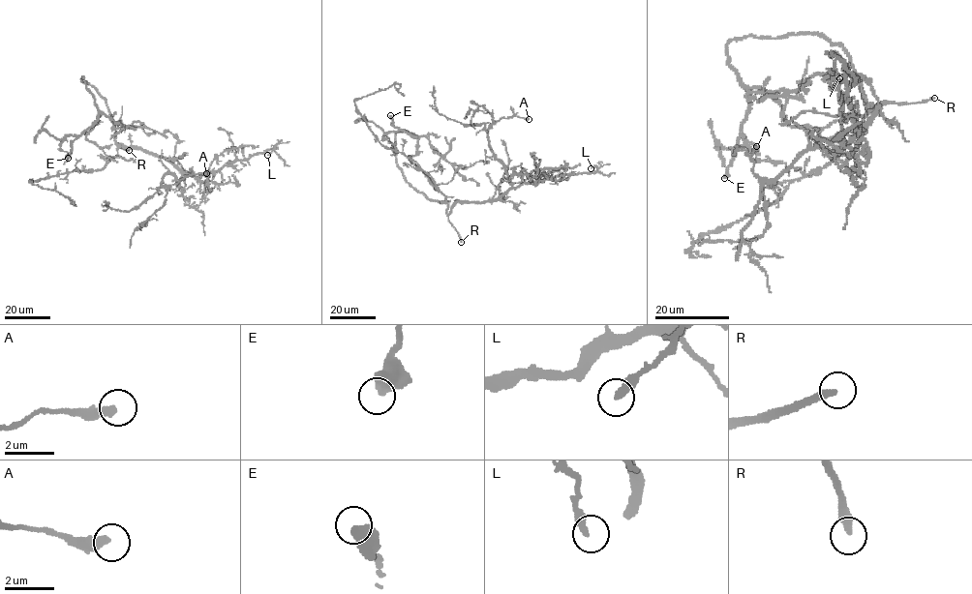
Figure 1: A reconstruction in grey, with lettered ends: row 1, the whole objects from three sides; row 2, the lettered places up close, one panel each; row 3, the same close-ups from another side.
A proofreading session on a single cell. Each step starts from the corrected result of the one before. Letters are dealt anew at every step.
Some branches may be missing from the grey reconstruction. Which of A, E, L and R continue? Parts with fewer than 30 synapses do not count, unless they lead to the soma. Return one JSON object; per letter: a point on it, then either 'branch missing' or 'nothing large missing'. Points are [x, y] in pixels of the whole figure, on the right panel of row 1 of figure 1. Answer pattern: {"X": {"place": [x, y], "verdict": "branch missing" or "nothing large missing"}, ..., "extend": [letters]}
{"A": {"place": [756, 146], "verdict": "nothing large missing"}, "E": {"place": [724, 178], "verdict": "nothing large missing"}, "L": {"place": [839, 78], "verdict": "nothing large missing"}, "R": {"place": [934, 98], "verdict": "branch missing"}, "extend": ["R"]}

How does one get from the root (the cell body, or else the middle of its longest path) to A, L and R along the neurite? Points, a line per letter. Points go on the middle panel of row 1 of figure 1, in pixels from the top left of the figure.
A: (446, 203), (448, 213), (457, 201), (493, 201), (510, 188), (488, 130), (501, 117), (529, 119)
L: (446, 203), (448, 213), (457, 201), (498, 200), (524, 183), (597, 170), (596, 166), (591, 168)
R: (446, 203), (448, 221), (461, 242)

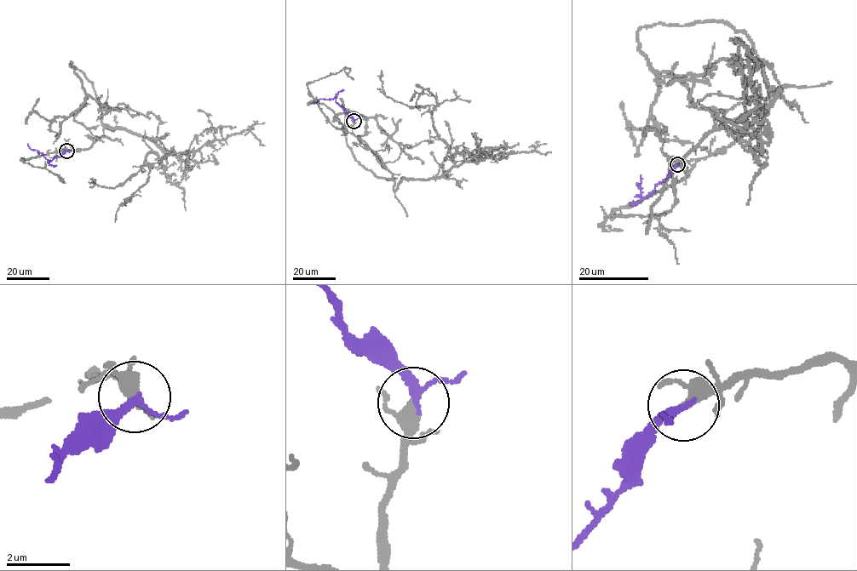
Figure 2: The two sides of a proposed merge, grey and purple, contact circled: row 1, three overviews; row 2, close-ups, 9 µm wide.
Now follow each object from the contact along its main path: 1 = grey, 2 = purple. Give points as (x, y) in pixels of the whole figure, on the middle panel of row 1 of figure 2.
1: (353, 121), (393, 190), (454, 165), (429, 105), (388, 97), (381, 70)
2: (353, 121), (335, 98), (320, 99), (313, 104)

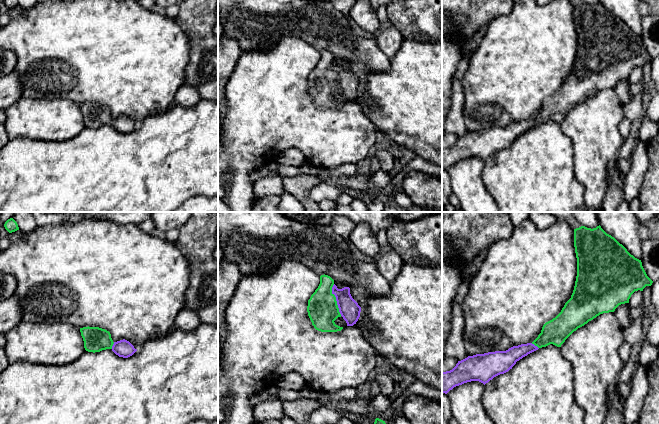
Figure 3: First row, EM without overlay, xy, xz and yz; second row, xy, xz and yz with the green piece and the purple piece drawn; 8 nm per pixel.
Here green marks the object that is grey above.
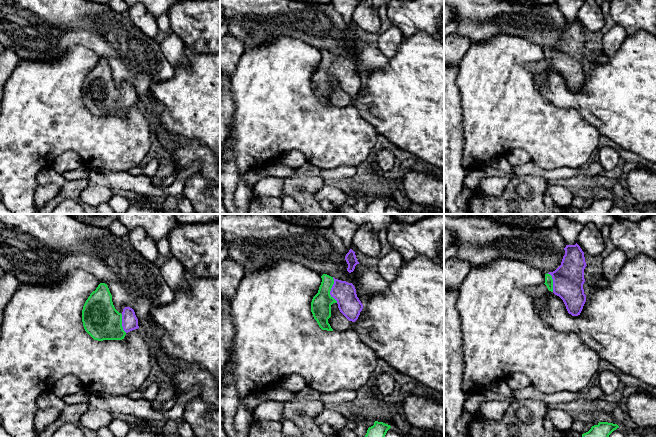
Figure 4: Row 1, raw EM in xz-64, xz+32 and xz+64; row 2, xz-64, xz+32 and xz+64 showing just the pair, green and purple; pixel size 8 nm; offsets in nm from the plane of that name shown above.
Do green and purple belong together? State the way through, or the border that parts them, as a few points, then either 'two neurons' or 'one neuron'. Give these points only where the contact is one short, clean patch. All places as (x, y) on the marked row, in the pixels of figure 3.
one neuron

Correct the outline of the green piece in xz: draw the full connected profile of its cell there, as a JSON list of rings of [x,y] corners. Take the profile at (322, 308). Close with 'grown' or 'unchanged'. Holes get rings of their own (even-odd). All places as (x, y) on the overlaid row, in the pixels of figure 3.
[[[328,275],[320,276],[320,284],[308,300],[308,316],[314,328],[321,332],[337,332],[343,327],[335,324],[338,317],[343,317],[347,326],[356,324],[361,307],[352,298],[350,288],[338,289]]]; grown

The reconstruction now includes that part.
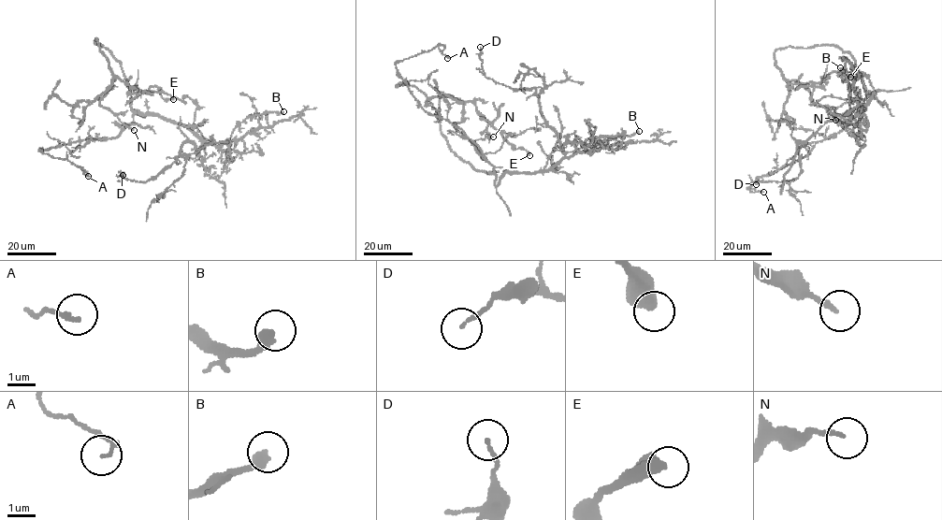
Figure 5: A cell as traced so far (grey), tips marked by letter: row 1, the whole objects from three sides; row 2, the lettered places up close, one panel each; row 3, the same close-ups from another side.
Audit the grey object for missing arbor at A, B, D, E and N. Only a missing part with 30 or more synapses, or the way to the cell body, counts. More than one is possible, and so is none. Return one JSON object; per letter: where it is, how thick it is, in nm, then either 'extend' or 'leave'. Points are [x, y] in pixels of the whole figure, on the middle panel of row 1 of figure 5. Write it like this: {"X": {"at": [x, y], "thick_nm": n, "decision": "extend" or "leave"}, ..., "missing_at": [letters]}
{"A": {"at": [447, 58], "thick_nm": 140, "decision": "leave"}, "B": {"at": [639, 131], "thick_nm": 380, "decision": "leave"}, "D": {"at": [480, 47], "thick_nm": 130, "decision": "leave"}, "E": {"at": [529, 155], "thick_nm": 440, "decision": "leave"}, "N": {"at": [493, 137], "thick_nm": 150, "decision": "leave"}, "missing_at": []}

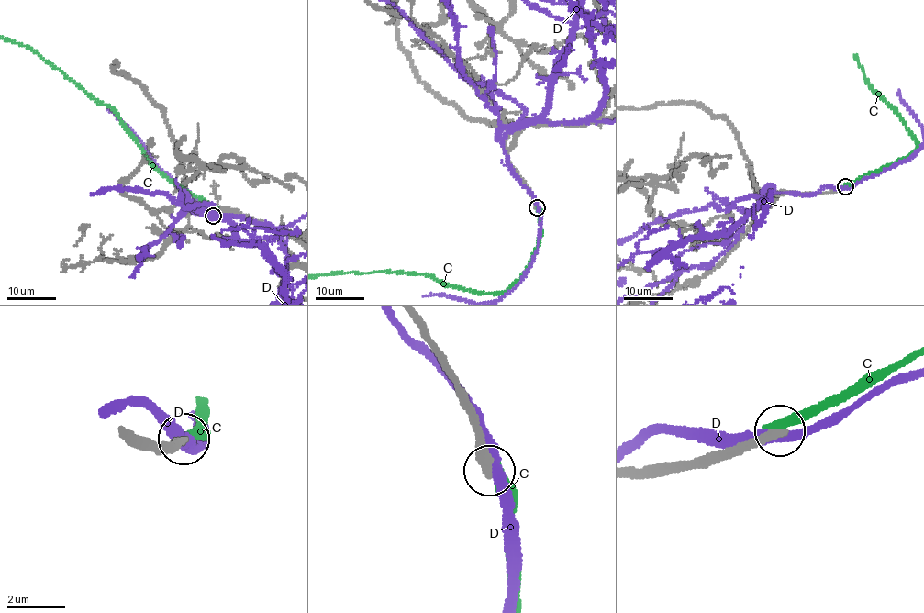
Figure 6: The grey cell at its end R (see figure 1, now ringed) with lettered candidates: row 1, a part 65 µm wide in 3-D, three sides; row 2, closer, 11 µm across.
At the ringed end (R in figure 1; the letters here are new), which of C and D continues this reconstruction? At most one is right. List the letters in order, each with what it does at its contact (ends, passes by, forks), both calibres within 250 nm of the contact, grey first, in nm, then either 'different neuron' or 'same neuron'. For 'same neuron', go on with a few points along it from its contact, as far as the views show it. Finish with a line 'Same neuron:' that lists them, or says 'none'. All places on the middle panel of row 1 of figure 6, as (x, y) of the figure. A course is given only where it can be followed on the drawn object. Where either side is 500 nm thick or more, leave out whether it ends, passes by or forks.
C: it ends; calibres 380 and 320 nm; different neuron
D: it passes by; calibres 440 and 360 nm; different neuron
Same neuron: none

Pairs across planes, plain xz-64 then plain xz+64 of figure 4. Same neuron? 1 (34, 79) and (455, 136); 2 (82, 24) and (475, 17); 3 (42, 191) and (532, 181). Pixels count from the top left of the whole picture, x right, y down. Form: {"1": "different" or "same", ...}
{"1": "different", "2": "same", "3": "different"}

